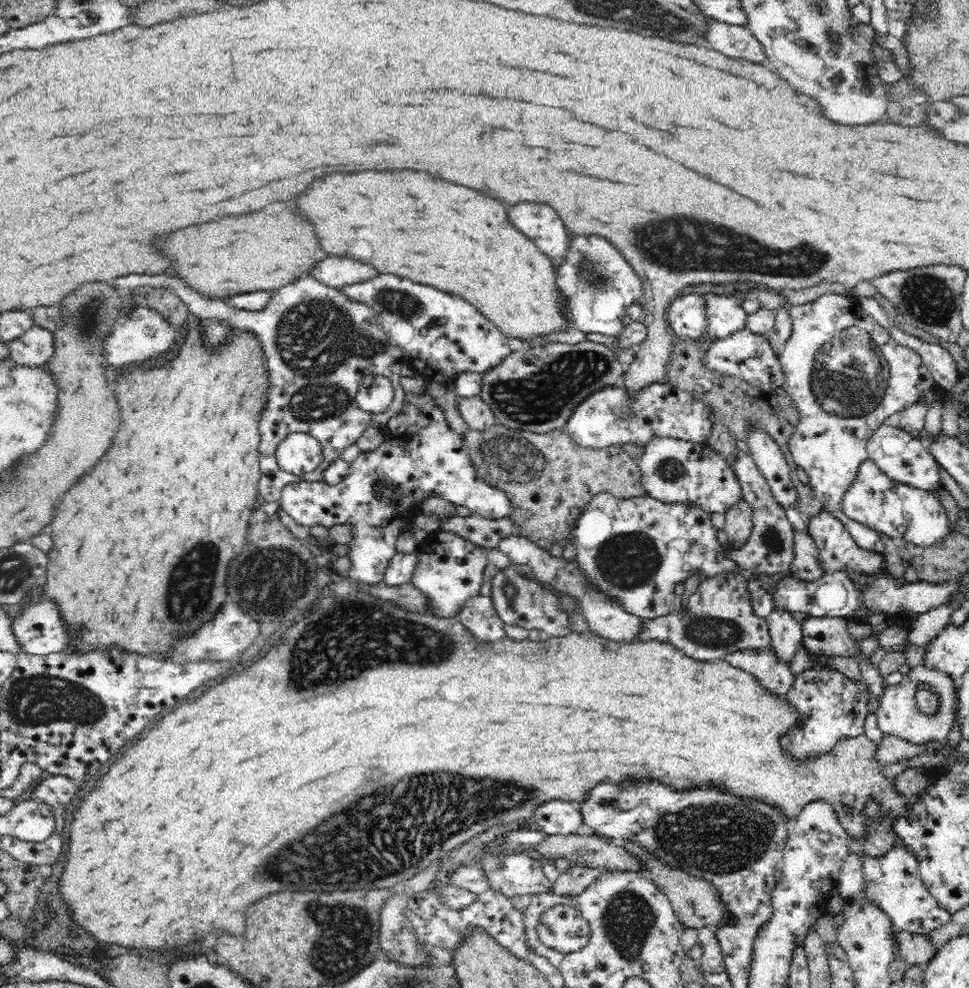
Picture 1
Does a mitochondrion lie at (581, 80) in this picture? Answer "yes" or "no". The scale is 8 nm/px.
no

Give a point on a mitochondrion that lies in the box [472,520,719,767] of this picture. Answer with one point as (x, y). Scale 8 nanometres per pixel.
(627, 560)

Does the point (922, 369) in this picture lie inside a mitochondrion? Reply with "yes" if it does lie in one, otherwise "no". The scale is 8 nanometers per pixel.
no

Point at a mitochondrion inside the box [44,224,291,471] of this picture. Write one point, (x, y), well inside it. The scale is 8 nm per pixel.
(90, 314)

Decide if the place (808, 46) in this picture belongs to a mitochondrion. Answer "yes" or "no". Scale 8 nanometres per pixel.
no

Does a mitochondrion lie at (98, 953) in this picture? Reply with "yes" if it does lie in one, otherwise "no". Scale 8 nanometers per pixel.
no

